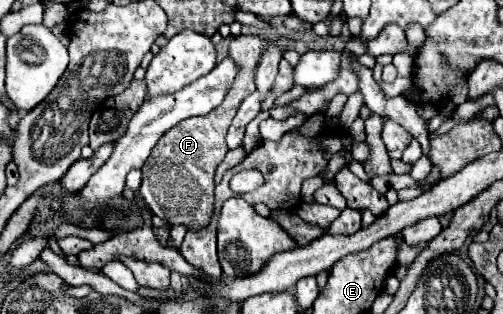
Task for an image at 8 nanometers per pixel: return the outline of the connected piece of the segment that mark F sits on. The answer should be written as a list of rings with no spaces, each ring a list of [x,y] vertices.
[[[242,34],[230,42],[228,54],[236,62],[238,74],[224,102],[206,116],[182,120],[180,124],[176,124],[176,128],[170,128],[158,140],[152,154],[144,162],[140,196],[156,216],[168,218],[170,226],[188,224],[190,230],[198,230],[210,222],[212,206],[214,206],[214,172],[228,152],[228,146],[224,140],[226,132],[242,100],[250,96],[256,88],[254,74],[262,54],[260,38],[254,34]]]

